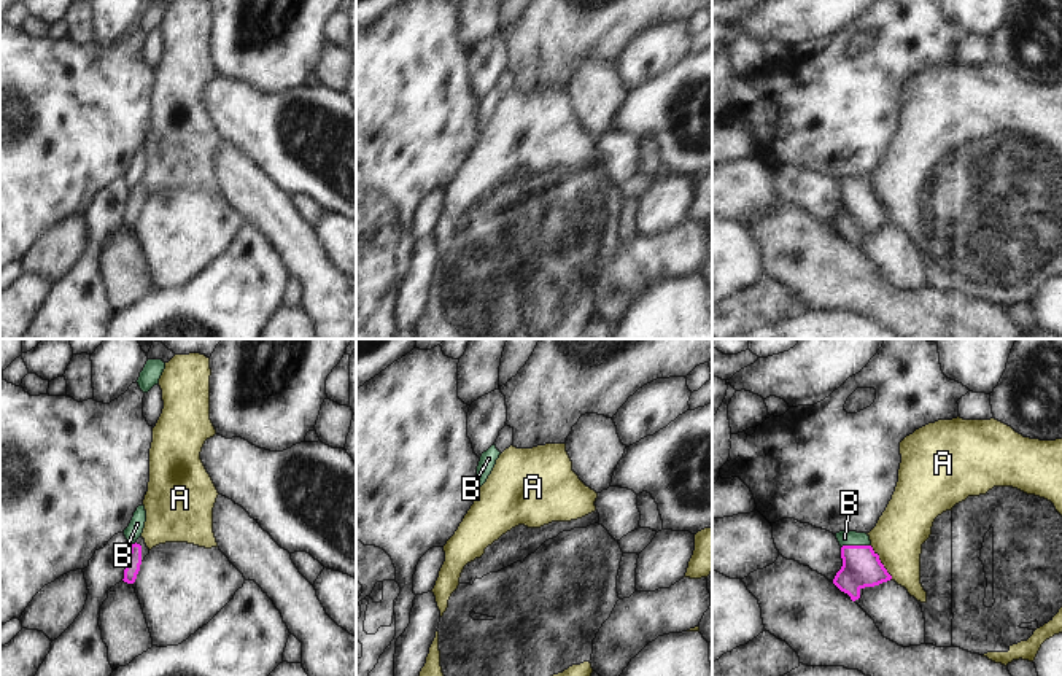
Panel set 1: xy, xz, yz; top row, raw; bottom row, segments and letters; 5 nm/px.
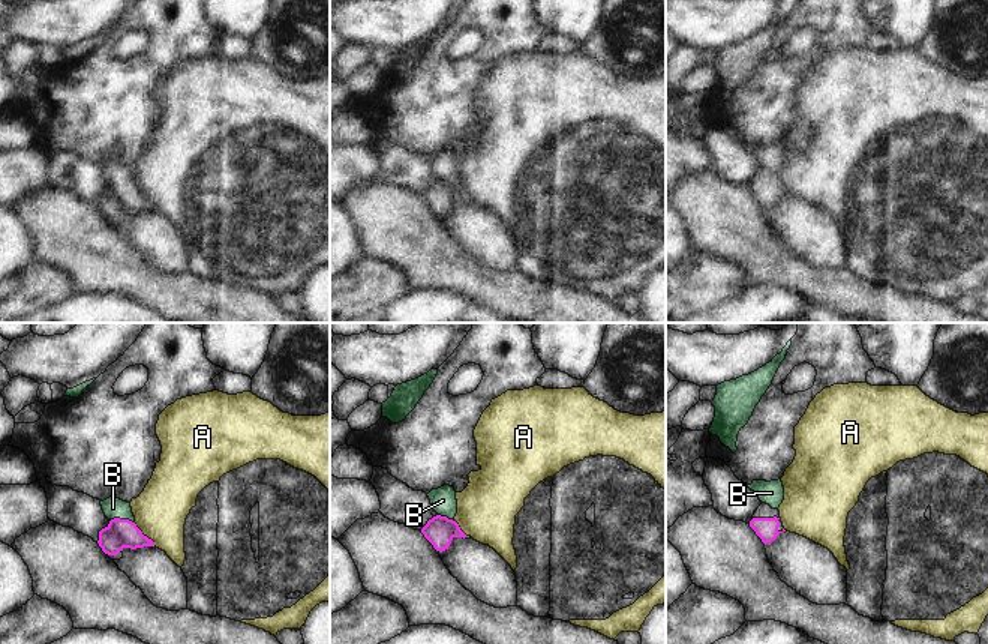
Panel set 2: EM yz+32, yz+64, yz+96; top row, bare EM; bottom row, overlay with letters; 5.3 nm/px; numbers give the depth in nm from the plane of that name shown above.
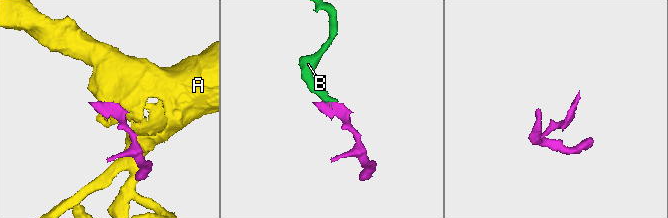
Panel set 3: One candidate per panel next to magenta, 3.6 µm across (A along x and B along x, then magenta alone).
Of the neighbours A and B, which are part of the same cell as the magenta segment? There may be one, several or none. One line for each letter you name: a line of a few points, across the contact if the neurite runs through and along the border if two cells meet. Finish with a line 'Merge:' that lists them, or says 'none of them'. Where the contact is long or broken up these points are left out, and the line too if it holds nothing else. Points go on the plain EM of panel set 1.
B: Line: yz (860, 212), (854, 190), (844, 182)
Merge: B.

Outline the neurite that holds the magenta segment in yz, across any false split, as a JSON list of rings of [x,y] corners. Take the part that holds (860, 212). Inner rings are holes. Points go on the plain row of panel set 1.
[[[839,175],[835,178],[841,189],[843,210],[836,216],[833,227],[851,240],[860,242],[860,234],[874,231],[892,223],[879,199],[870,189],[870,180],[857,175]]]

